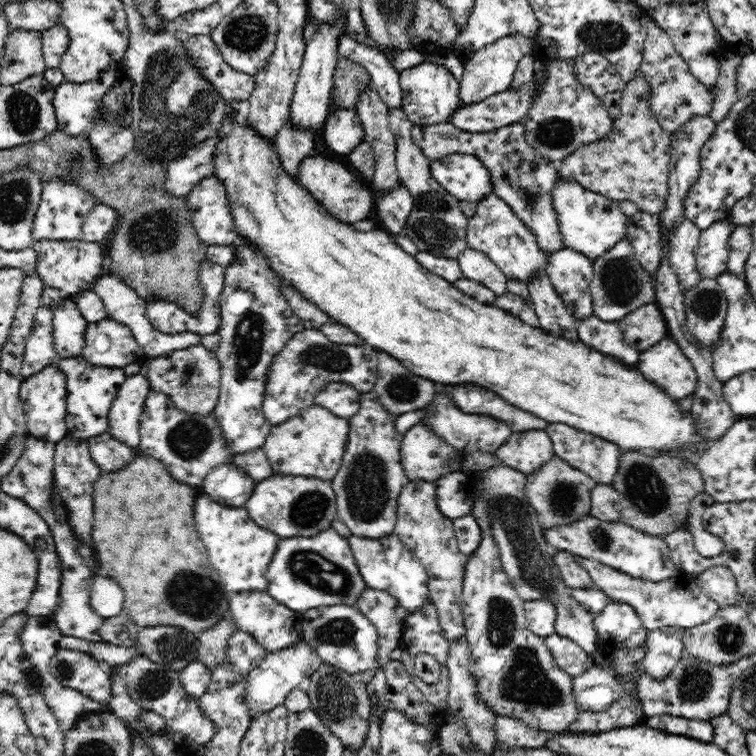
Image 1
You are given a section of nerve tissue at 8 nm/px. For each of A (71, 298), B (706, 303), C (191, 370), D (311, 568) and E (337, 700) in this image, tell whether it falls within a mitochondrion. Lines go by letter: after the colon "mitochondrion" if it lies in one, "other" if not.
A: other
B: mitochondrion
C: mitochondrion
D: mitochondrion
E: mitochondrion

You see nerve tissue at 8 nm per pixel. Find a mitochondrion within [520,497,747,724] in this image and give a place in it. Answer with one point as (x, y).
(695, 682)

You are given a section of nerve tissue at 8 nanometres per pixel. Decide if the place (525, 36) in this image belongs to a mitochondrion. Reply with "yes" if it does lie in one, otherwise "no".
no

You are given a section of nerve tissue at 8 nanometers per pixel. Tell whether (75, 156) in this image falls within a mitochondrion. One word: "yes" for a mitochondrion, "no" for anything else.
yes

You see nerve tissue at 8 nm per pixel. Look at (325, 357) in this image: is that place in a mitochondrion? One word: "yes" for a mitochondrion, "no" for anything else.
yes

